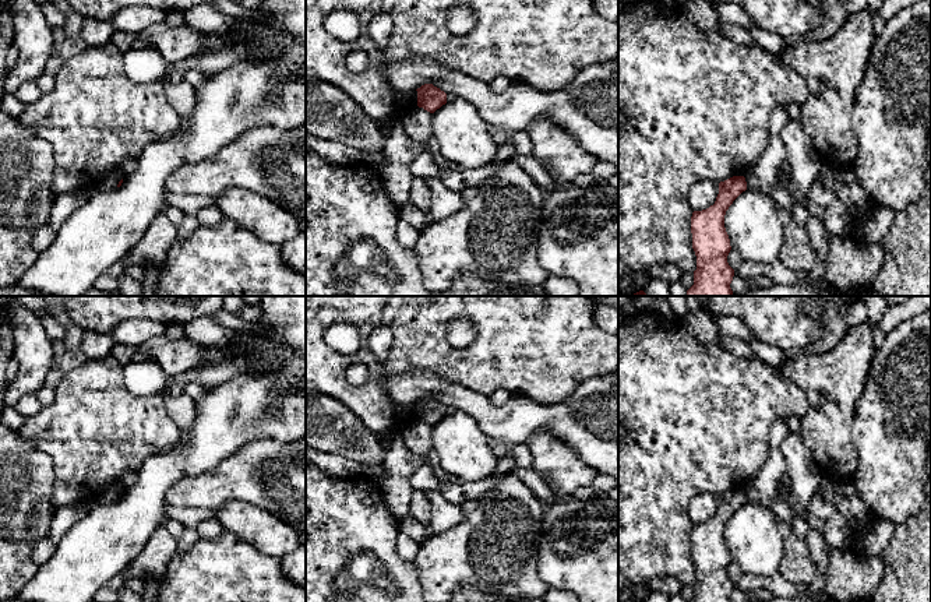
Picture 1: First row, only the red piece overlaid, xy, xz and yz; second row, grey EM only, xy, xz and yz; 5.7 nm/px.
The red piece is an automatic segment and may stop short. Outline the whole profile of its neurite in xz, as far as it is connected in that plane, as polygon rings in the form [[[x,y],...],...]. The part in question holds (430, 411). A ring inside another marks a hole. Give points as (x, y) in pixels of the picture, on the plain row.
[[[424,397],[417,404],[417,419],[434,426],[447,416],[447,406],[433,397]]]

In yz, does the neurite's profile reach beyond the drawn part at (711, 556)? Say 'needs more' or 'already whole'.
already whole

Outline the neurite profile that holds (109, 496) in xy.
[[[121,485],[109,486],[99,494],[95,503],[113,504],[117,501],[117,497],[121,492]]]

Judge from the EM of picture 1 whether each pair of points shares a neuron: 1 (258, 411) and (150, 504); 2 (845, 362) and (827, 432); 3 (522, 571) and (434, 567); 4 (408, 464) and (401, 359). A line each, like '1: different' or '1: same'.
1: same
2: same
3: same
4: different

